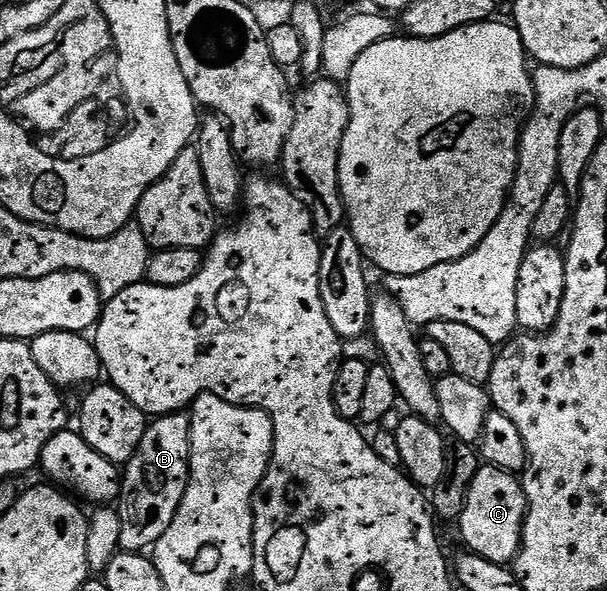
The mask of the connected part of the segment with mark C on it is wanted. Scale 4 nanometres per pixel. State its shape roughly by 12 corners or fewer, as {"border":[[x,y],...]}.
{"border":[[482,465],[459,520],[474,555],[512,564],[521,548],[525,489]]}

